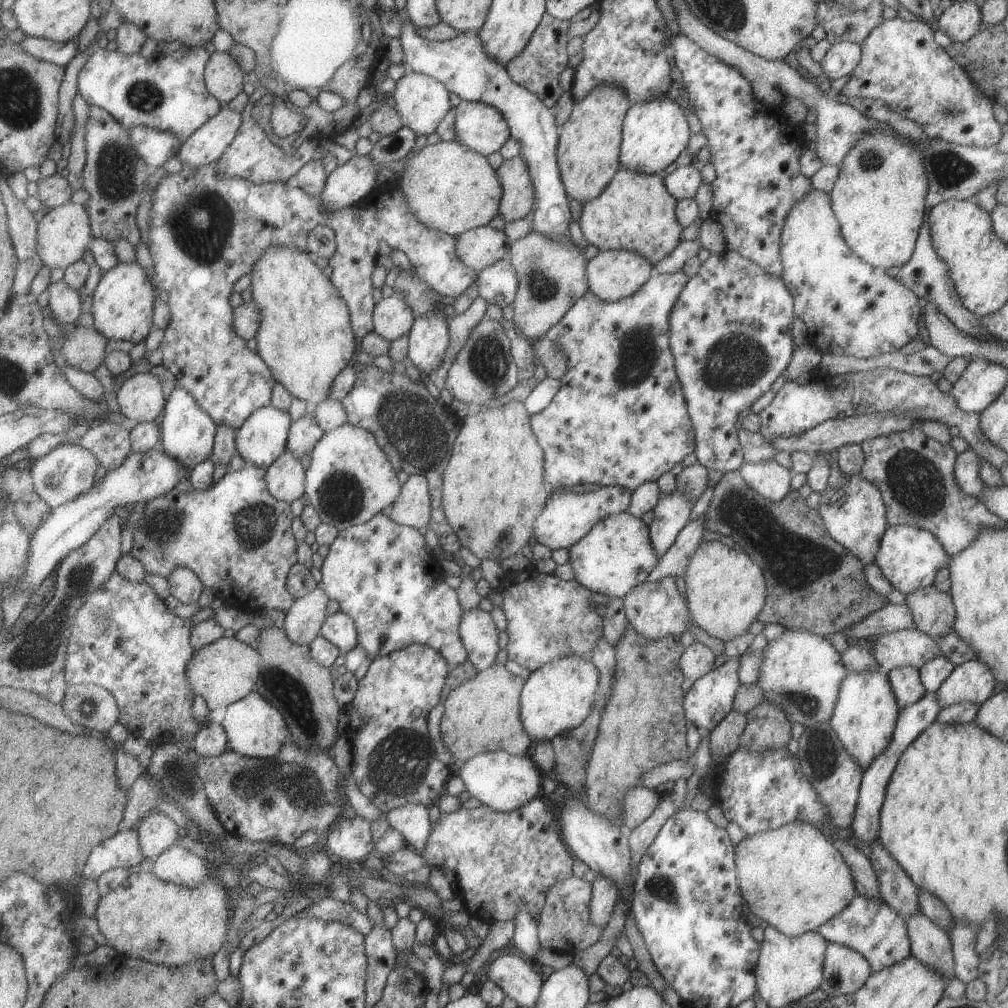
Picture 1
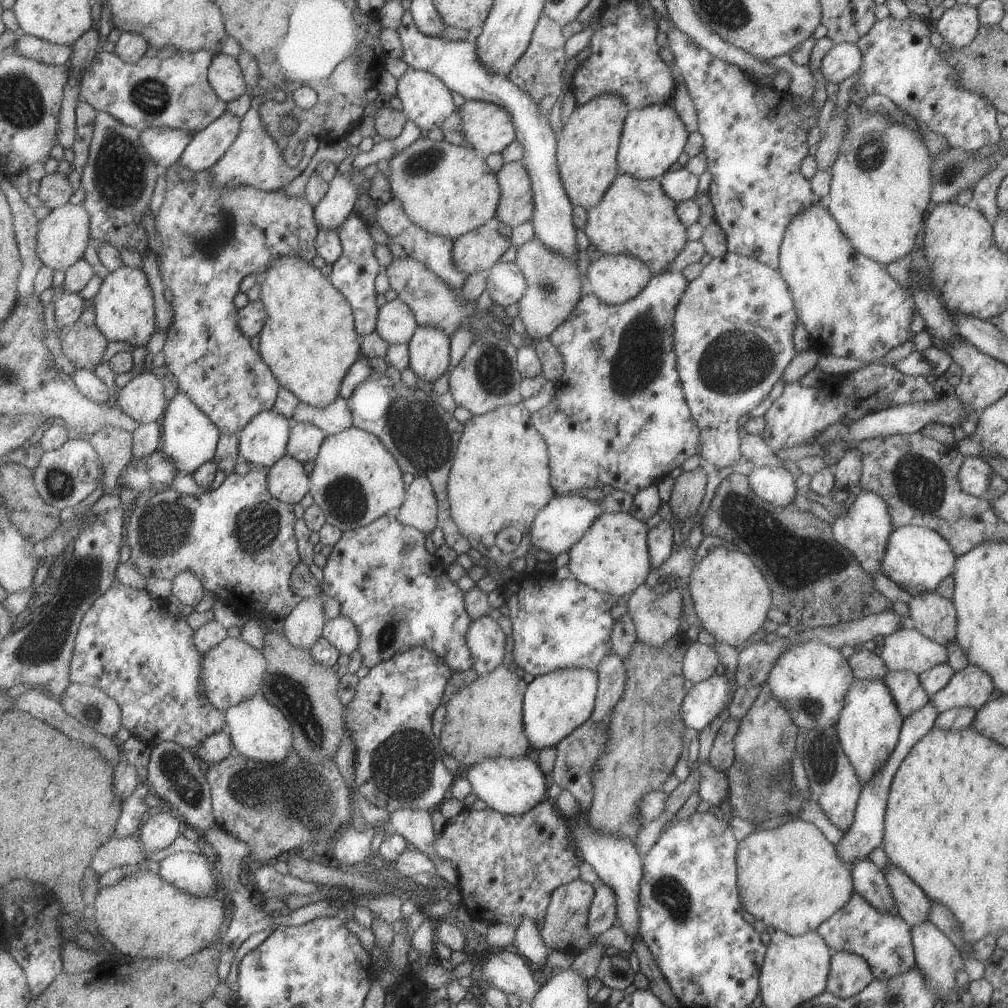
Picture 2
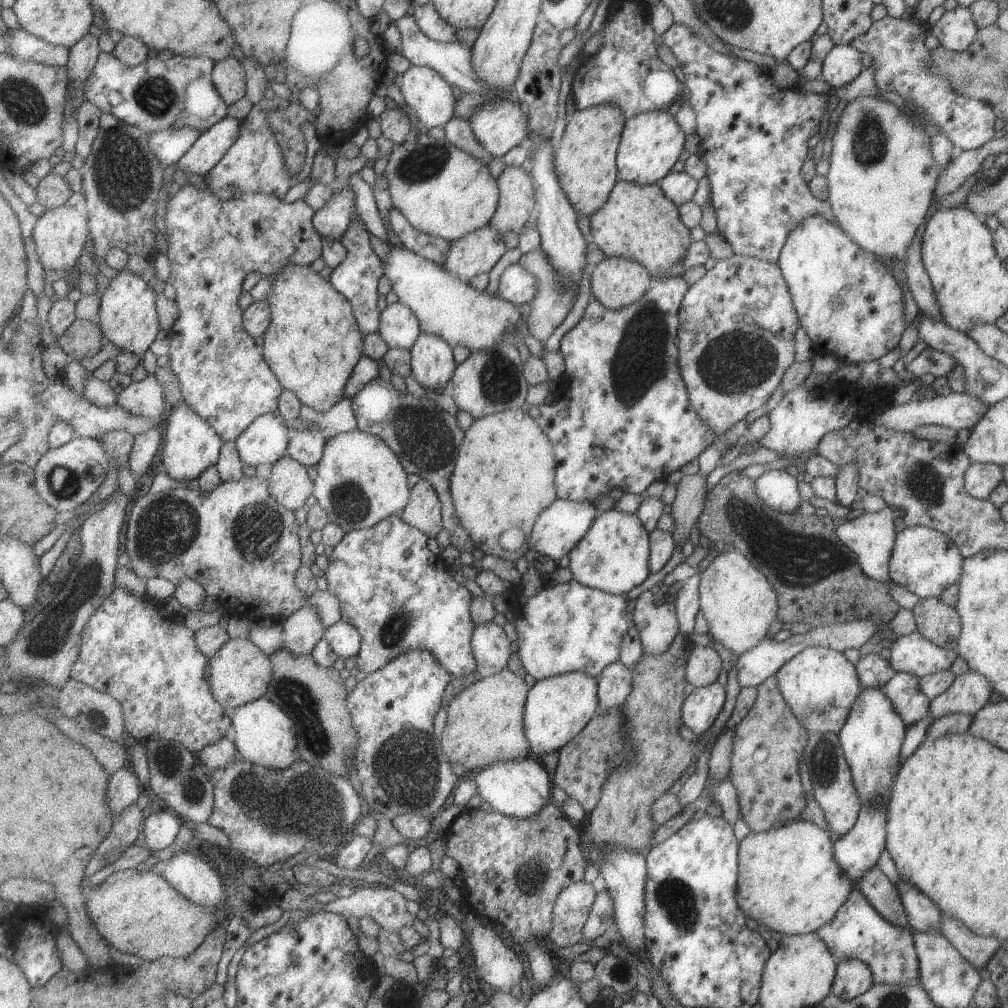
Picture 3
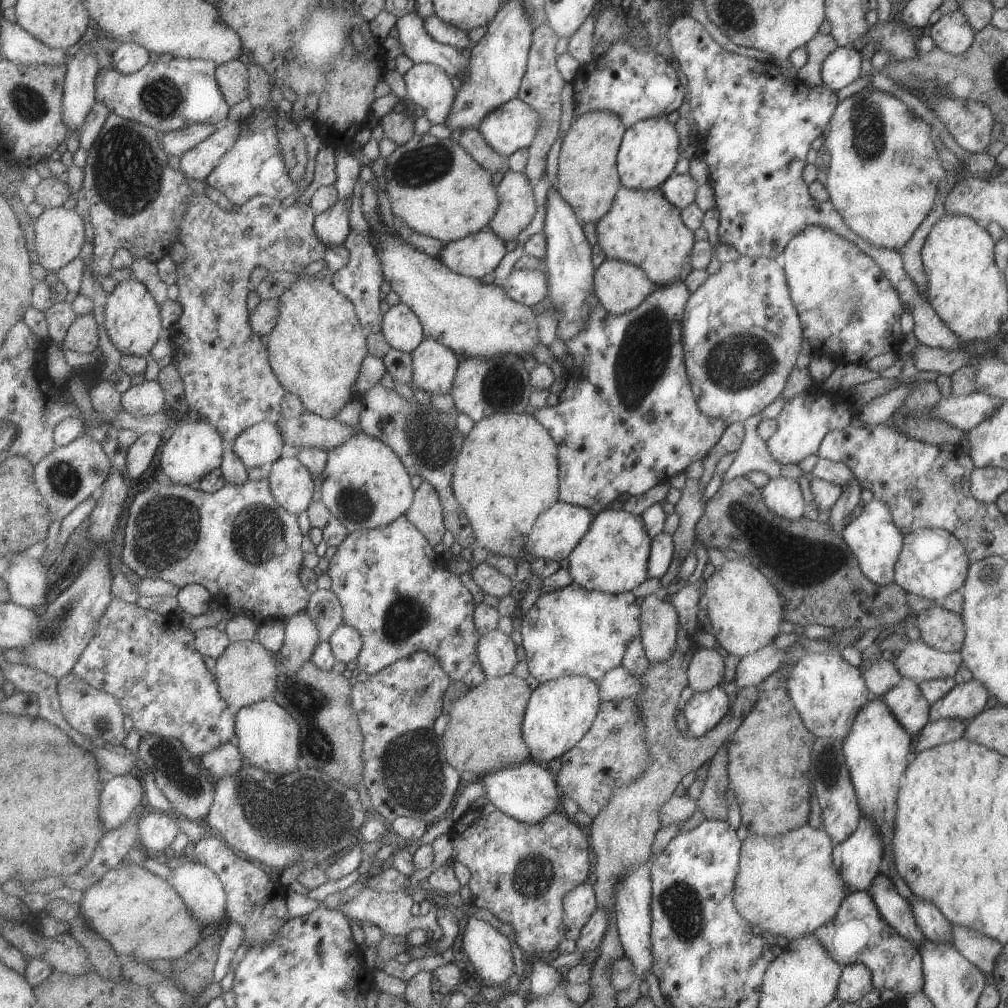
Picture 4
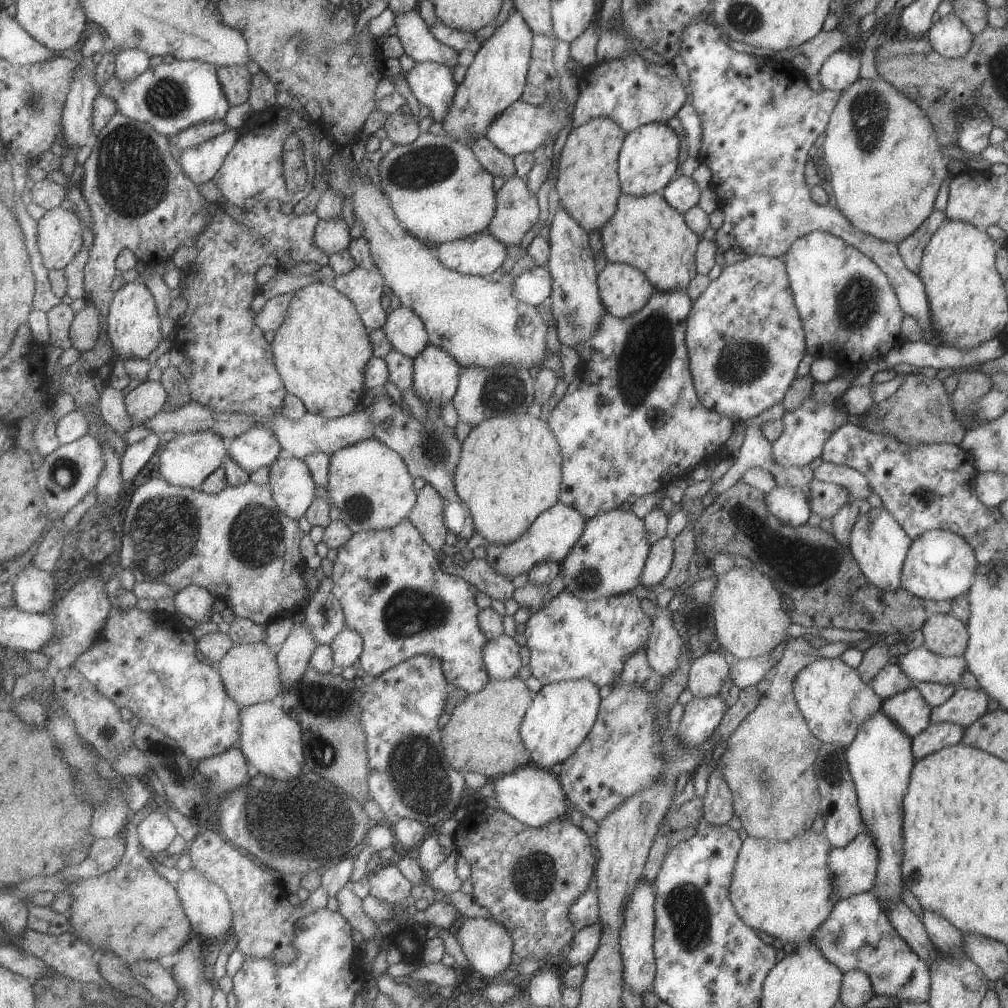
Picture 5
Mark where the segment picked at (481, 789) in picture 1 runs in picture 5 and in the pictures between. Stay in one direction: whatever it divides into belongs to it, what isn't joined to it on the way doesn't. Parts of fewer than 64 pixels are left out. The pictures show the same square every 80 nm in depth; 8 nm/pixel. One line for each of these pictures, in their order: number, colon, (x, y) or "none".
2: (512, 786)
3: (521, 788)
4: (528, 792)
5: (534, 797)

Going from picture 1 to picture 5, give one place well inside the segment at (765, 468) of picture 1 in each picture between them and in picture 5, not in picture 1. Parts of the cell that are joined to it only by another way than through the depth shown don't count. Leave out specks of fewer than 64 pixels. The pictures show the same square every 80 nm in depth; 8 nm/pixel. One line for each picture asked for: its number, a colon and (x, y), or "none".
2: (775, 485)
3: (777, 489)
4: (781, 496)
5: (788, 505)

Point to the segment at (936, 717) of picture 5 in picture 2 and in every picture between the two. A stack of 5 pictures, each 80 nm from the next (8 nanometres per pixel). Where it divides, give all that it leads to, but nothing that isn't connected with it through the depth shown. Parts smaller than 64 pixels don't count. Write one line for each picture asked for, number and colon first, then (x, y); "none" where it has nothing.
2: (970, 687)
3: (968, 693)
4: (965, 700)

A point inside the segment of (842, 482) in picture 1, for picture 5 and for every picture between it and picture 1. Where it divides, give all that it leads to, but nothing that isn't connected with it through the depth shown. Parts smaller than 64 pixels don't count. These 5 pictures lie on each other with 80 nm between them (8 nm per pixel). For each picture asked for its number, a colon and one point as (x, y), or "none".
2: (863, 530)
3: (870, 536)
4: (873, 538)
5: (879, 546)

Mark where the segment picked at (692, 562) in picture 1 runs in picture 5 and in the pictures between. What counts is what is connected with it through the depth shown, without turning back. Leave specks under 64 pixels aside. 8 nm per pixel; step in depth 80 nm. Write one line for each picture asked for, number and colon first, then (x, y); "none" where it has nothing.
2: (730, 597)
3: (738, 604)
4: (744, 610)
5: (749, 621)

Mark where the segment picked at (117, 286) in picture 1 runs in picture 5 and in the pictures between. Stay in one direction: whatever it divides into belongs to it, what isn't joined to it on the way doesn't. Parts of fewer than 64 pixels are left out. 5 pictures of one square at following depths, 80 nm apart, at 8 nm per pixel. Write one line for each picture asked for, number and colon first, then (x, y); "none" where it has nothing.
2: (125, 304)
3: (129, 316)
4: (134, 322)
5: (134, 324)

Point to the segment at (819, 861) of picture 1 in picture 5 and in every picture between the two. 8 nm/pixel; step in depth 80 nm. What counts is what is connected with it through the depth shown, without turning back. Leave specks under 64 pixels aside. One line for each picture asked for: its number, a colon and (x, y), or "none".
2: (788, 875)
3: (787, 880)
4: (786, 885)
5: (783, 888)

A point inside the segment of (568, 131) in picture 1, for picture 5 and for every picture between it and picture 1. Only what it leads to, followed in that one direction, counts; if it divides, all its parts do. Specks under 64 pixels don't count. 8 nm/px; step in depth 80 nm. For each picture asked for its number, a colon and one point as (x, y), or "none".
2: (586, 146)
3: (585, 158)
4: (586, 178)
5: (587, 184)

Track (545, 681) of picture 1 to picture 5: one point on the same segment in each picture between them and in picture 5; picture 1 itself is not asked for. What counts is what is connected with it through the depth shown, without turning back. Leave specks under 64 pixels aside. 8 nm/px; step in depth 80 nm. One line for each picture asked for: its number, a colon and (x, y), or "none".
2: (554, 703)
3: (556, 708)
4: (558, 713)
5: (558, 719)

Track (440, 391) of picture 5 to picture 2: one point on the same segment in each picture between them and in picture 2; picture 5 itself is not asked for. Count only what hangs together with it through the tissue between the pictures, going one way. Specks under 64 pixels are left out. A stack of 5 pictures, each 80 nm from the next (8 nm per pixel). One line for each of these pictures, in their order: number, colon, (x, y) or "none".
2: (430, 348)
3: (433, 363)
4: (435, 367)

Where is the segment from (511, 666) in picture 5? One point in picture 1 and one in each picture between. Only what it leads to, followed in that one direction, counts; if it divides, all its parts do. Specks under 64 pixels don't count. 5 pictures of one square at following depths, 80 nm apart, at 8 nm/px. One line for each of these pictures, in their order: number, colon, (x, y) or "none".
1: (477, 629)
2: (485, 639)
3: (490, 646)
4: (496, 651)

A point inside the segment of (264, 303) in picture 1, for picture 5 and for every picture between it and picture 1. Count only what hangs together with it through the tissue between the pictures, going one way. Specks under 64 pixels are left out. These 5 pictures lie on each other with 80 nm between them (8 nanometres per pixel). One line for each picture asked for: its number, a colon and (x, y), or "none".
2: (311, 342)
3: (315, 342)
4: (318, 348)
5: (323, 350)

